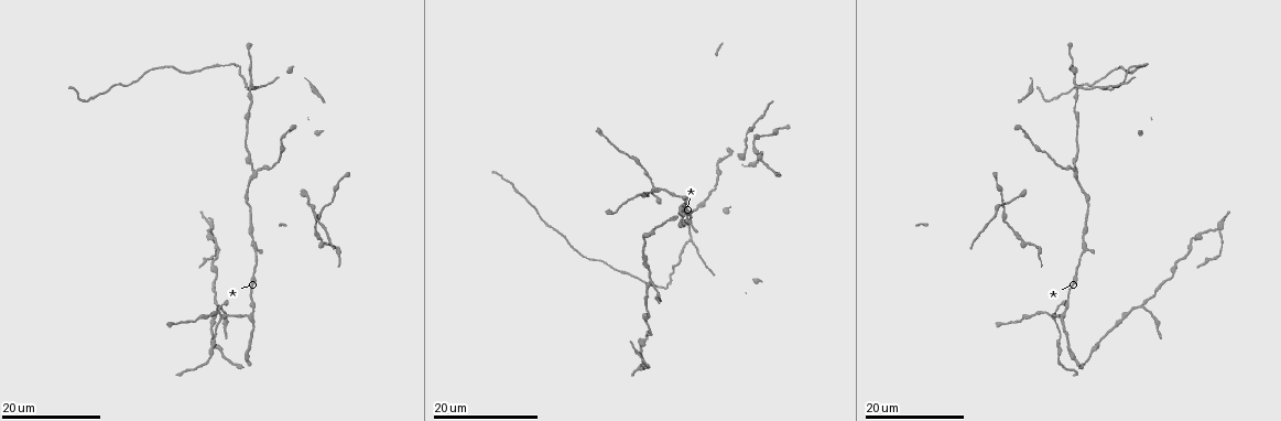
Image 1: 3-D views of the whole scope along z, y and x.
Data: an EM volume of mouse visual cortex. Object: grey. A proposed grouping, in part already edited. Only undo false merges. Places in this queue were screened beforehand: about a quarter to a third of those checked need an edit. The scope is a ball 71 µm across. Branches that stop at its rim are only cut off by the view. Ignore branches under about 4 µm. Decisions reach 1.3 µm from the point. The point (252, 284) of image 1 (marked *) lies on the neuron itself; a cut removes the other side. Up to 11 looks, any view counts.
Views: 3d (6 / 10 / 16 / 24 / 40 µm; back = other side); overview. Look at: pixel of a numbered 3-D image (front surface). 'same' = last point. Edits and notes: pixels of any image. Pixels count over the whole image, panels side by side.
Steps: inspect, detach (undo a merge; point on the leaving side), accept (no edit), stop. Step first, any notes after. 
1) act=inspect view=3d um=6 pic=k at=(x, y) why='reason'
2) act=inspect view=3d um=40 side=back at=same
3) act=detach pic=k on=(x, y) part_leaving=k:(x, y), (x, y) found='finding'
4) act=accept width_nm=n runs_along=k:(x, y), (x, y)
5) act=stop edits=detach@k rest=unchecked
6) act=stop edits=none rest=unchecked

act=inspect view=3d um=24 pic=1 at=(652, 188) why='small branch off a trunk'

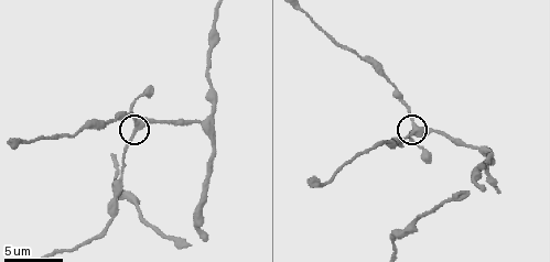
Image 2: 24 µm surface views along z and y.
act=inspect view=3d um=10 pic=2 at=(415, 130)

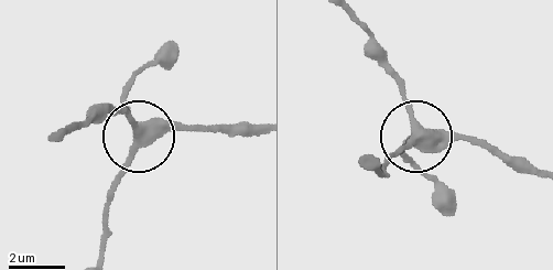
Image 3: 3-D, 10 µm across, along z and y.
act=accept arms=4 runs_along=3:(256, 123), (134, 136), (121, 109) found='one neuron here'

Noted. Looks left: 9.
act=inspect view=3d um=24 pic=1 at=(654, 282) why='small branch off a trunk'

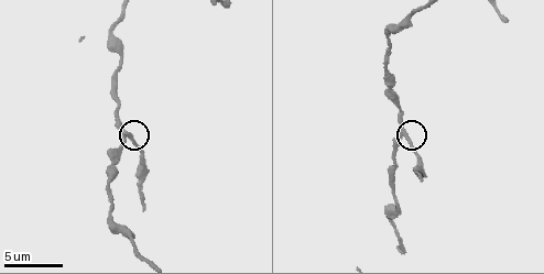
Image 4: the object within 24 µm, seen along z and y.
act=inspect view=3d um=10 pic=4 at=(405, 136) why='closer look'

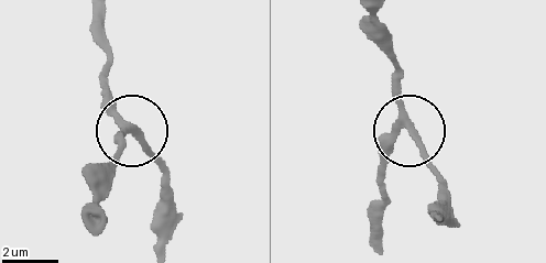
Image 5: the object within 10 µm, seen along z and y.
act=inspect view=3d um=6 pic=5 at=(410, 131)

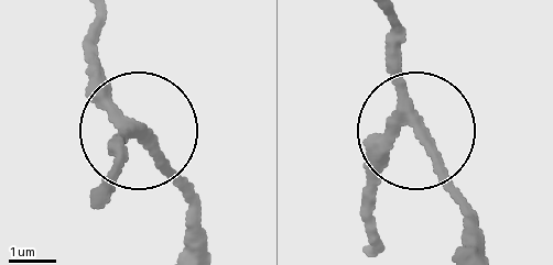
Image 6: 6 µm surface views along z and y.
act=accept side_arm_um=9 runs_along=6:(108, 175), (111, 151), (139, 131), (191, 195) found='all the same neuron'

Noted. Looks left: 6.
act=inspect view=3d um=6 pic=4 at=(399, 211) why='calibre changes'

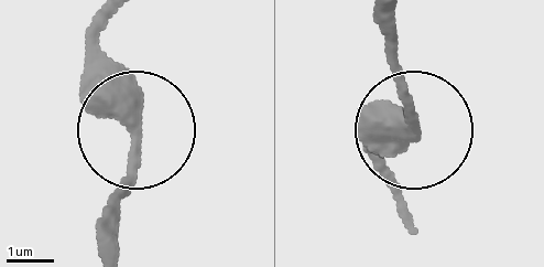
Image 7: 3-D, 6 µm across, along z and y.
act=accept found='all the same neuron'

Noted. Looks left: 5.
act=inspect view=3d um=24 pic=1 at=(251, 85) why='three-way junction'

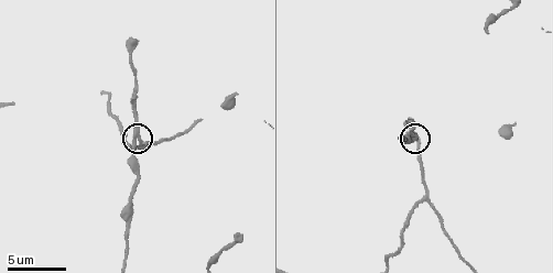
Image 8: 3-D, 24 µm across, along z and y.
act=inspect view=3d um=6 pic=8 at=(139, 138)

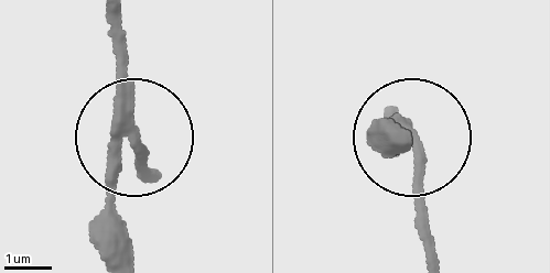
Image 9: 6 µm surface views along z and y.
act=detach pic=9 on=(137, 157) arms=3 found='a second neuron is stuck on'

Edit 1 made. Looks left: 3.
act=inspect view=3d um=16 pic=1 at=(752, 128)

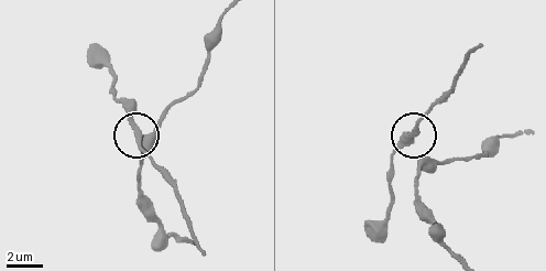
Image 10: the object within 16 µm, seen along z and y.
act=inspect view=3d um=6 pic=10 at=(417, 134)

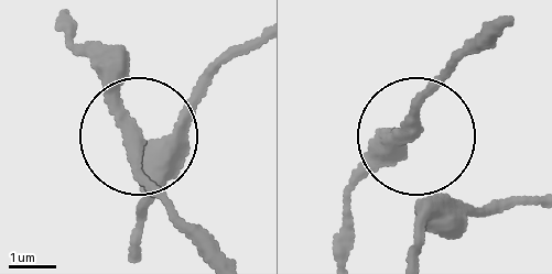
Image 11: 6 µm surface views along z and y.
act=accept found='all the same neuron'

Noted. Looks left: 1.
act=stop edits=detach@9 rest=unchecked

